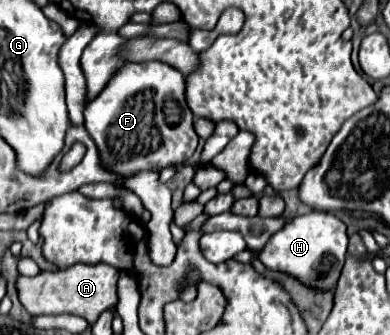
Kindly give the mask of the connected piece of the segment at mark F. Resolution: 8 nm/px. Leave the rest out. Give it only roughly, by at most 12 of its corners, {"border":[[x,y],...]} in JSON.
{"border":[[131,62],[85,108],[121,180],[197,148],[185,76]]}

